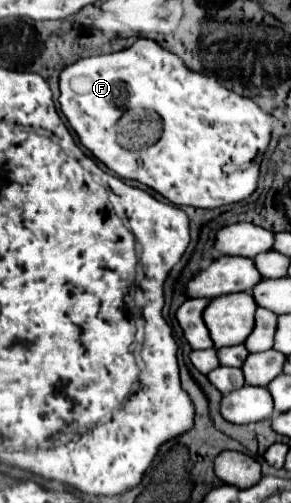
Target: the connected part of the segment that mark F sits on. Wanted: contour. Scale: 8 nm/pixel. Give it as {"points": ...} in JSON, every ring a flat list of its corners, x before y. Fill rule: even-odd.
{"points":[[139,38,131,48,125,48,125,50,119,50,119,52,113,52,113,54,103,54,103,56,91,56,91,58,81,58,81,60,77,60,75,64,71,64,71,66,67,66,63,72,61,72,61,76,59,76,59,88,61,88,61,96,59,96,59,104,61,104,61,112,67,116,67,120,69,120,69,124,71,124,71,128,79,134,79,140,81,140,81,144,85,146,85,148,89,148,101,162,105,162,107,164,107,168,109,170,113,170,113,172,117,172,121,178,125,178,125,180,137,180,137,182,141,182,141,184,145,184,145,186,149,186,149,188,153,188,155,192,159,192,161,196,165,196,169,202,173,202,173,204,177,204,177,206,195,206,195,208,219,208,219,206,227,206,227,204,235,204,235,202,241,202,241,200,245,200,245,198,249,198,255,190,257,190,257,184,259,184,259,168,261,168,261,162,259,162,259,158,263,160,263,154,267,152,267,148,269,148,269,142,271,142,271,130,273,130,273,126,275,126,275,118,273,116,269,116,267,114,267,110,263,110,263,108,259,108,259,104,255,104,251,98,245,98,245,96,239,96,239,94,235,94,235,92,231,92,231,90,227,90,227,88,221,88,221,84,215,80,215,76,207,76,207,74,203,74,203,72,195,72,195,70,191,70,191,68,187,68,187,64,183,64,183,60,177,56,177,54,173,54,173,52,169,52,169,50,165,50,165,48,161,48,161,44,159,42,155,42,155,40,149,40,149,38],[155,118,157,118,157,122,159,122,159,140,153,144,153,146,147,146,147,148,141,148,141,150,127,150,127,148,123,148,123,146,119,146,119,144,123,144,123,140,129,140,131,142,131,146,139,146,139,134,145,134,145,124,147,126,155,126]]}

